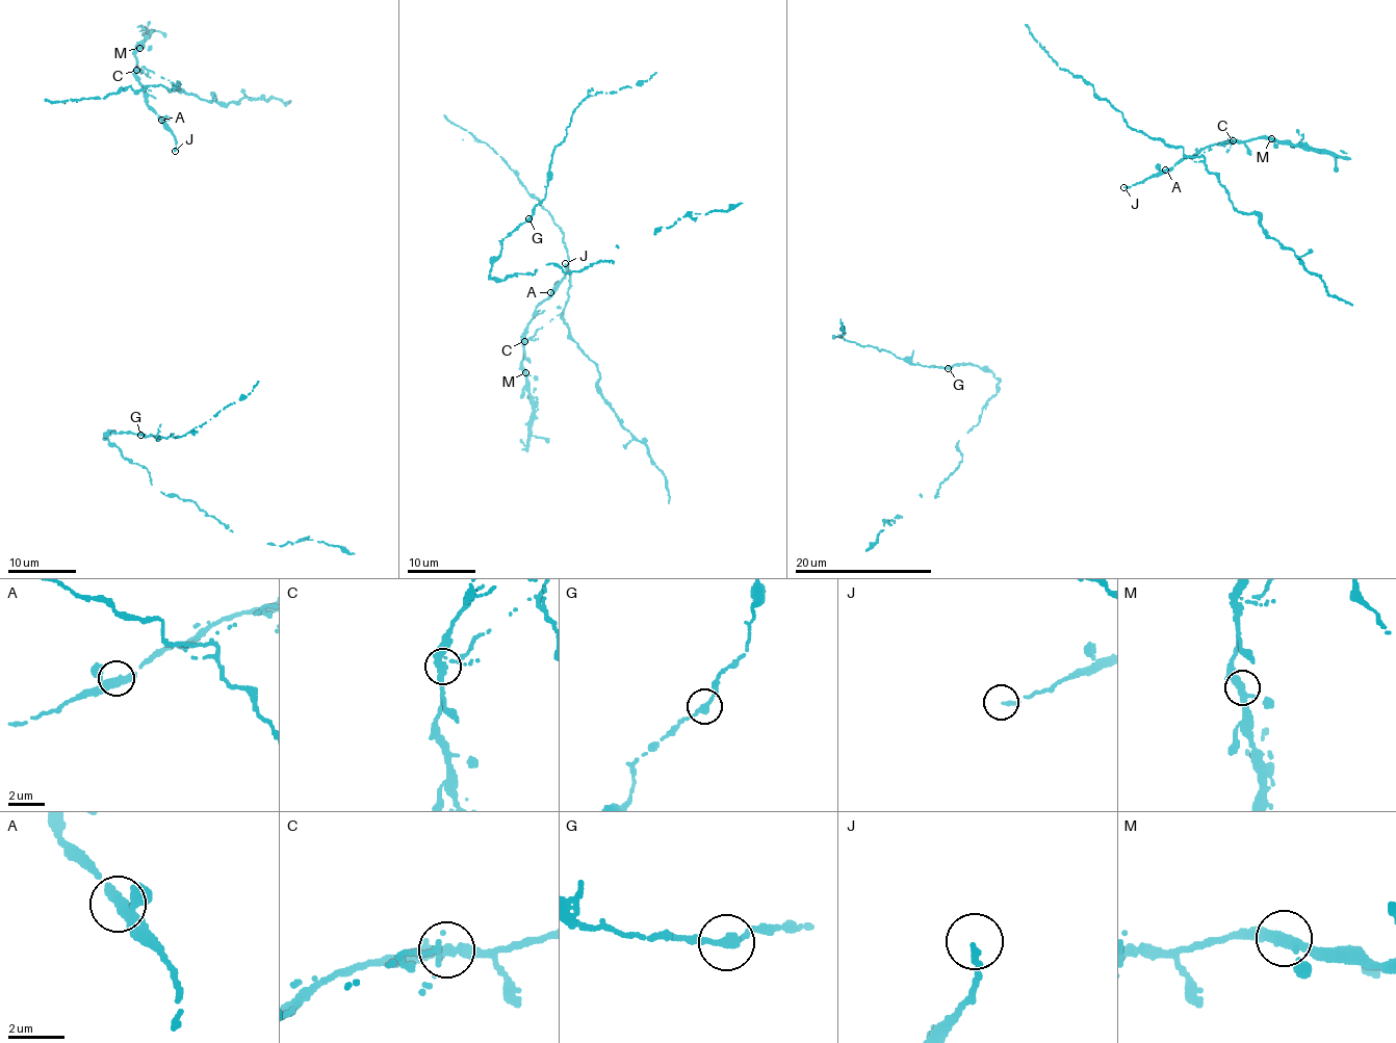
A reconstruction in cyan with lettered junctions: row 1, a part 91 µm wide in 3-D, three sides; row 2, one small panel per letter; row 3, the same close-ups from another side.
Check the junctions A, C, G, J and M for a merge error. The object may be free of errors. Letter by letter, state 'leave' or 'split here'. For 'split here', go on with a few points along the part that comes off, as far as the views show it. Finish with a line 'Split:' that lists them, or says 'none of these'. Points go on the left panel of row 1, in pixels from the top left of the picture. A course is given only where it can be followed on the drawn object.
A: leave
C: split here | (136, 71), (146, 68), (179, 86), (45, 100)
G: leave
J: leave
M: leave
Split: C

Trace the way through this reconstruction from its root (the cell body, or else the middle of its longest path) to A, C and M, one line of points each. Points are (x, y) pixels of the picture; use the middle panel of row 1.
A: (565, 263), (566, 277), (550, 292)
C: (565, 263), (566, 277), (553, 293), (535, 309), (523, 341)
M: (565, 263), (566, 277), (553, 293), (537, 307), (527, 326), (522, 359), (522, 369), (525, 372)

